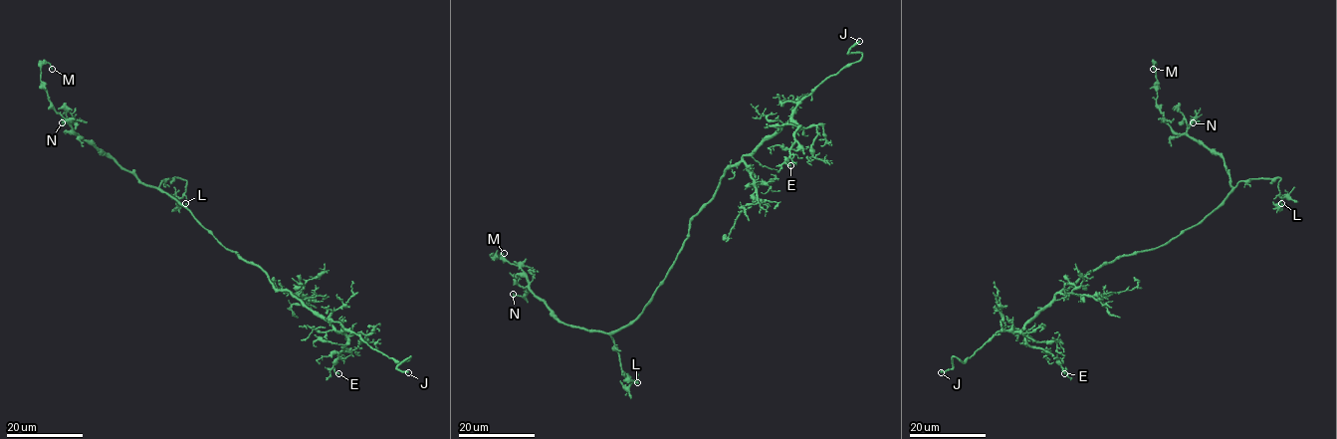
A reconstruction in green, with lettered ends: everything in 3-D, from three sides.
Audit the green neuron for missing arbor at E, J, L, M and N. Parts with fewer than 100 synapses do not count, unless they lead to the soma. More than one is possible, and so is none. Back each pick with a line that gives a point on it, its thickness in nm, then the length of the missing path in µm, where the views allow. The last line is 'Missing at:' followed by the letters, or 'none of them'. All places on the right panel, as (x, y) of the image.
J: at (941, 372); 240 nm thick; about 25 µm are missing
Missing at: J

